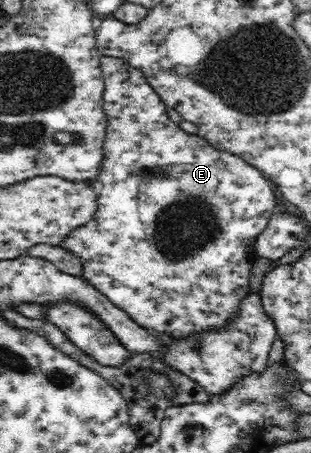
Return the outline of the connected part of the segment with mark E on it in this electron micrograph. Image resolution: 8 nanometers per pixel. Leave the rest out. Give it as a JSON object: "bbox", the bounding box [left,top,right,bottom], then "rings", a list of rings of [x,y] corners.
{"bbox":[60,56,275,339],"rings":[[[102,56],[100,67],[104,76],[102,97],[108,124],[106,125],[102,165],[98,176],[97,210],[87,224],[74,228],[60,246],[79,255],[81,263],[83,263],[82,277],[141,327],[161,336],[175,337],[175,339],[224,328],[236,318],[240,312],[241,302],[251,293],[249,270],[251,270],[253,257],[249,253],[249,248],[254,246],[257,236],[267,228],[269,219],[275,210],[275,194],[269,187],[267,178],[259,169],[229,151],[215,149],[205,137],[200,137],[197,133],[186,133],[179,124],[173,123],[167,115],[165,103],[148,84],[143,71],[133,68],[126,60],[113,56]]]}

